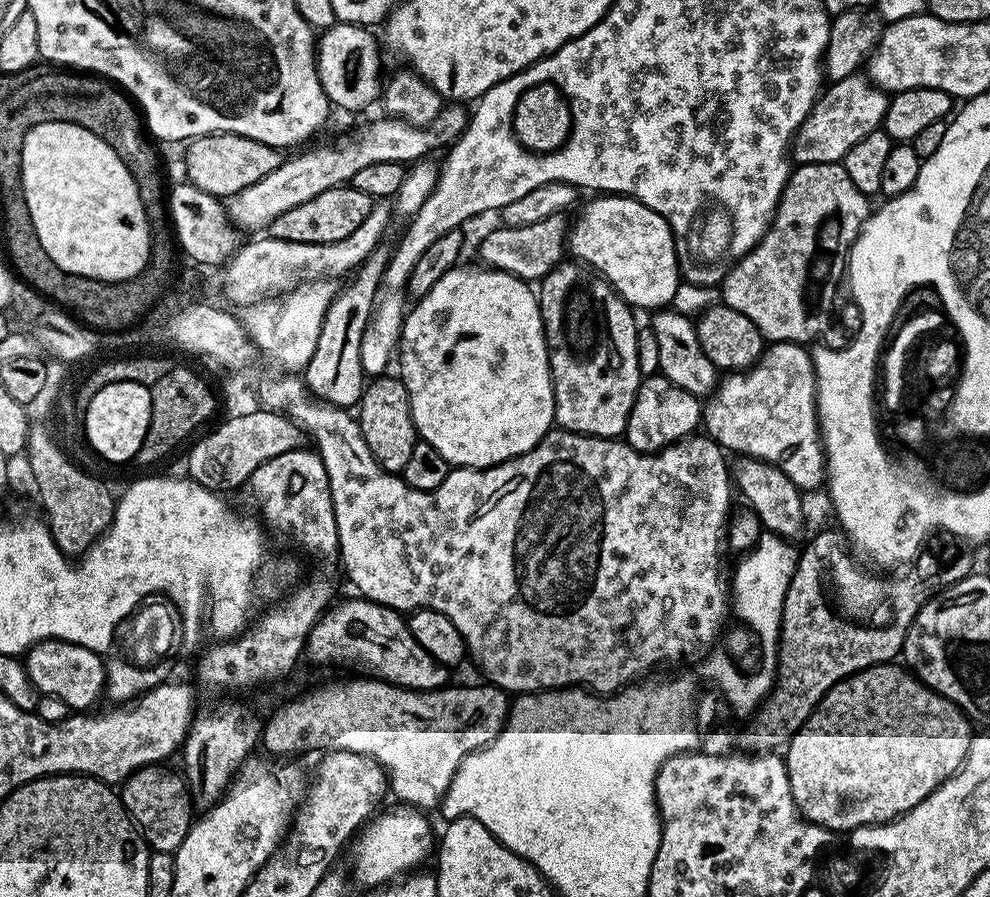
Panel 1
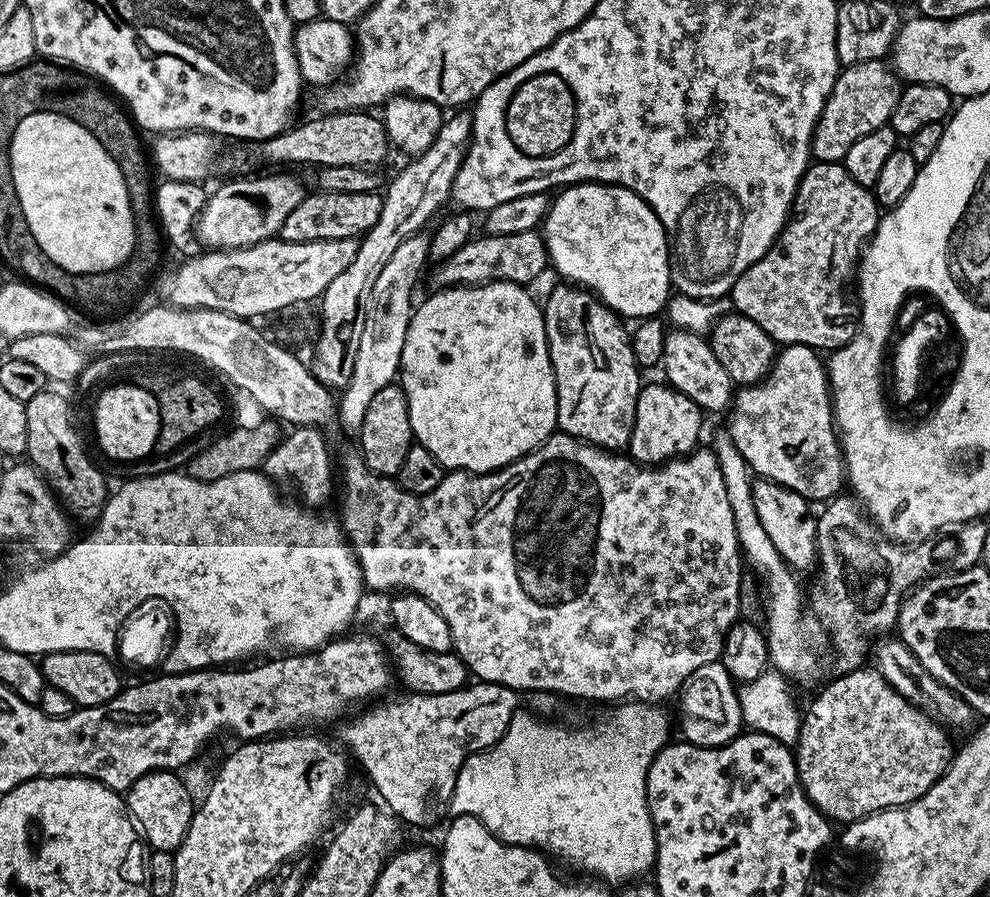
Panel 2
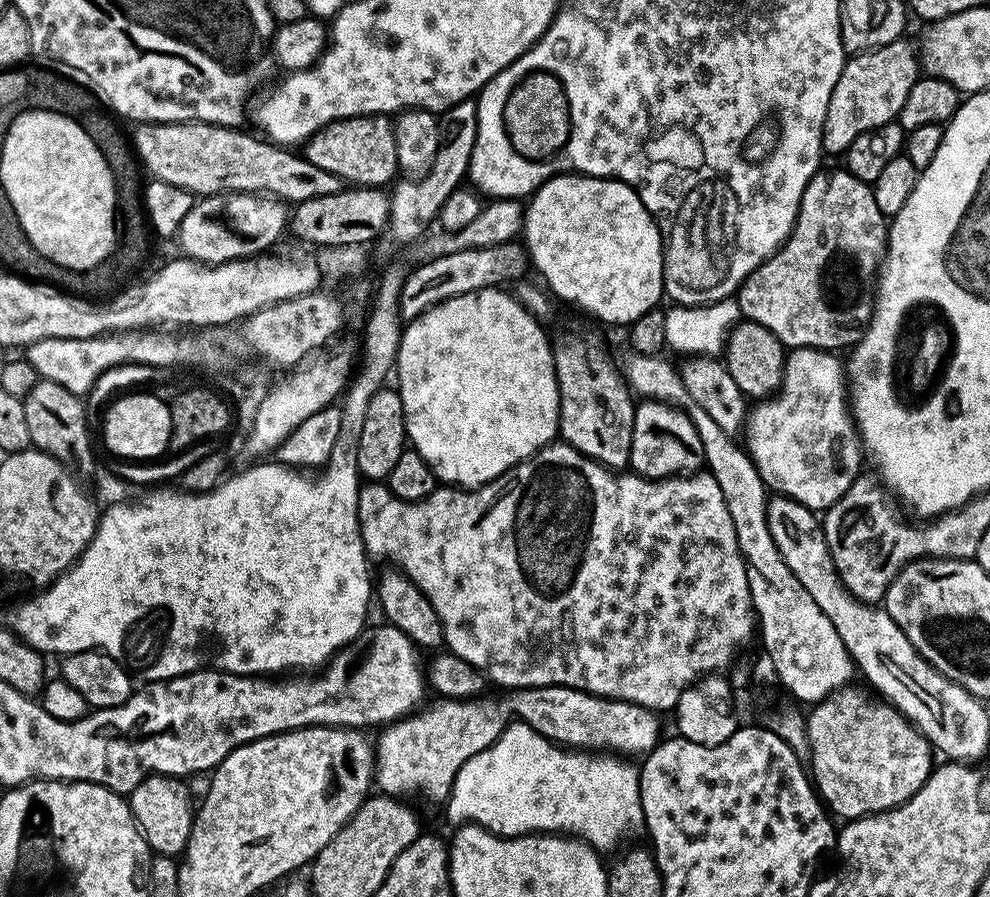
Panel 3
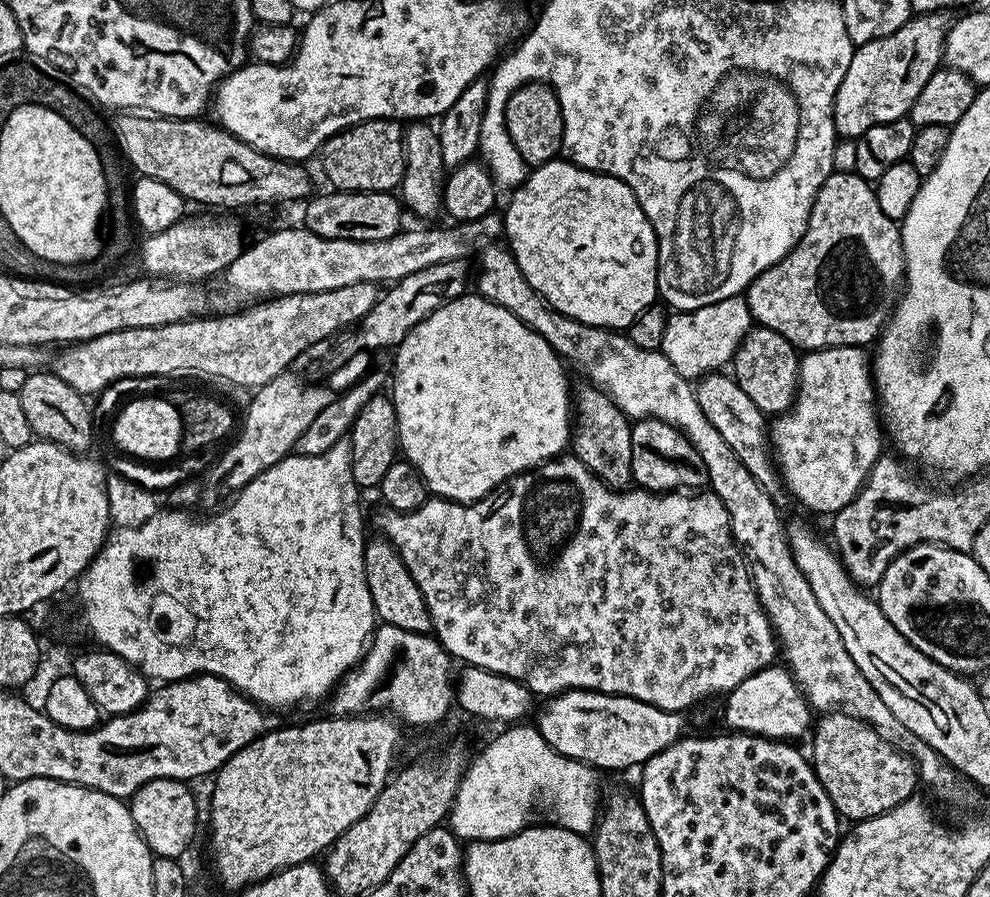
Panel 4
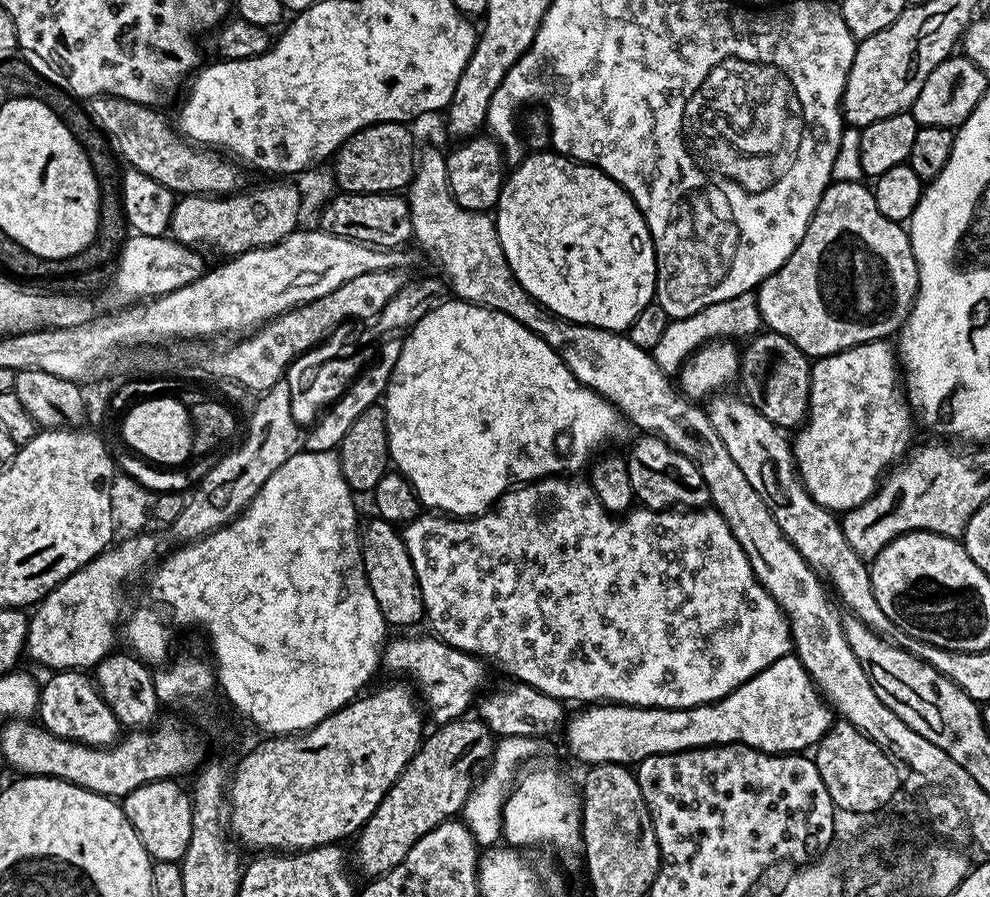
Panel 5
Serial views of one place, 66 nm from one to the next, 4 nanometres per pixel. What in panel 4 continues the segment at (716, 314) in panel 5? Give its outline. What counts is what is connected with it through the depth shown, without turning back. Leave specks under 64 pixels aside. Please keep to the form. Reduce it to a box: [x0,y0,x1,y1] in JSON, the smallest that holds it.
[659,295,754,382]

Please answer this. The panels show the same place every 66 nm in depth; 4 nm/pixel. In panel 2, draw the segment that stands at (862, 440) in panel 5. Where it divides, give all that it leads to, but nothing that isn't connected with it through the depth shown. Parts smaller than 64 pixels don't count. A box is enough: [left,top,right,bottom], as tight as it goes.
[726,344,846,502]

